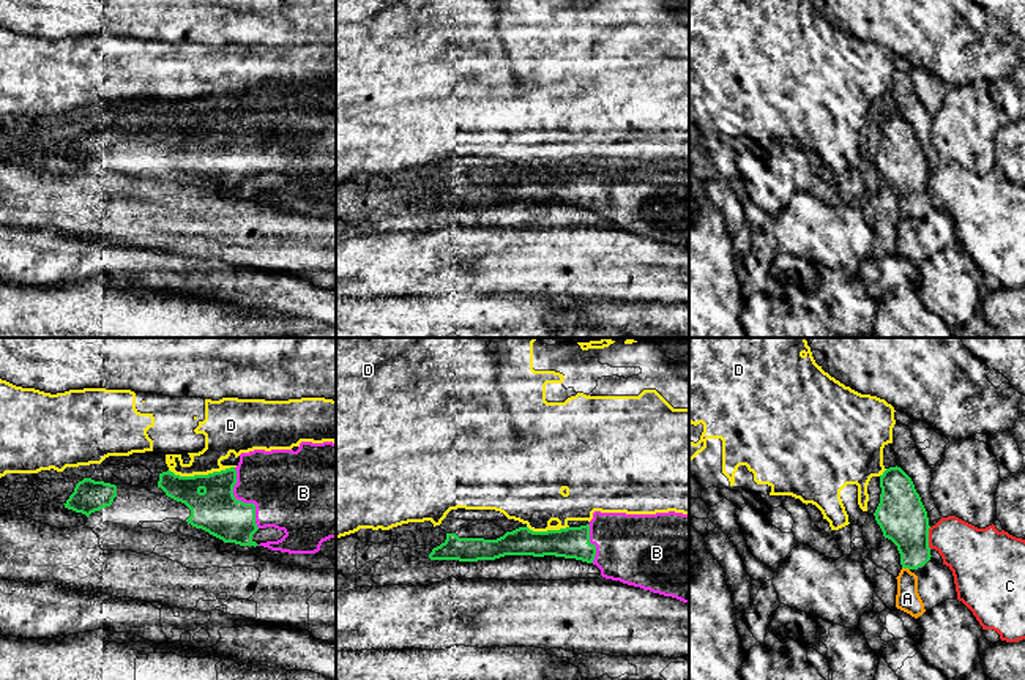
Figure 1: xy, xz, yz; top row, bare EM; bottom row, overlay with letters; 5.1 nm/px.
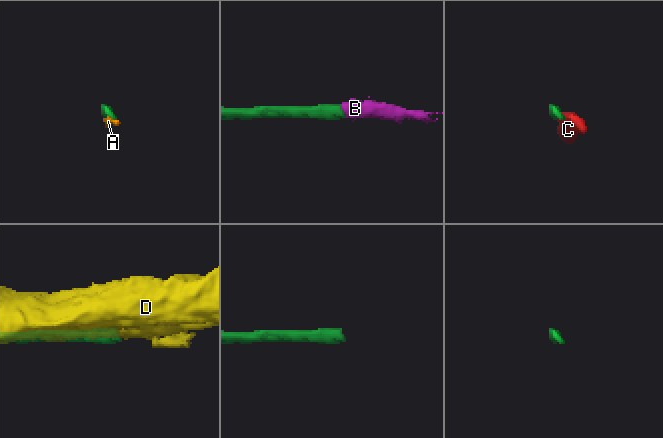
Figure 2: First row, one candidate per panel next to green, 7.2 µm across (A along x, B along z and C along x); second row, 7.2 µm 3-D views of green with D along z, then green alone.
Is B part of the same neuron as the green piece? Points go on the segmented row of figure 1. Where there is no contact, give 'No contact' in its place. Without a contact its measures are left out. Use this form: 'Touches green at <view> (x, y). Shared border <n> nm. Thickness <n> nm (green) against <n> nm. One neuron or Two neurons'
Touches green at xy (240, 500). Shared border 340 nm. Thickness 240 nm (green) against 380 nm. One neuron

